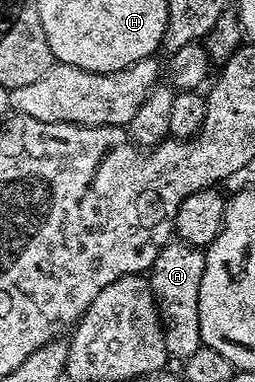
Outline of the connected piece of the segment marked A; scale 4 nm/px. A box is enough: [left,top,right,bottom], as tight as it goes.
[148,241,205,361]

